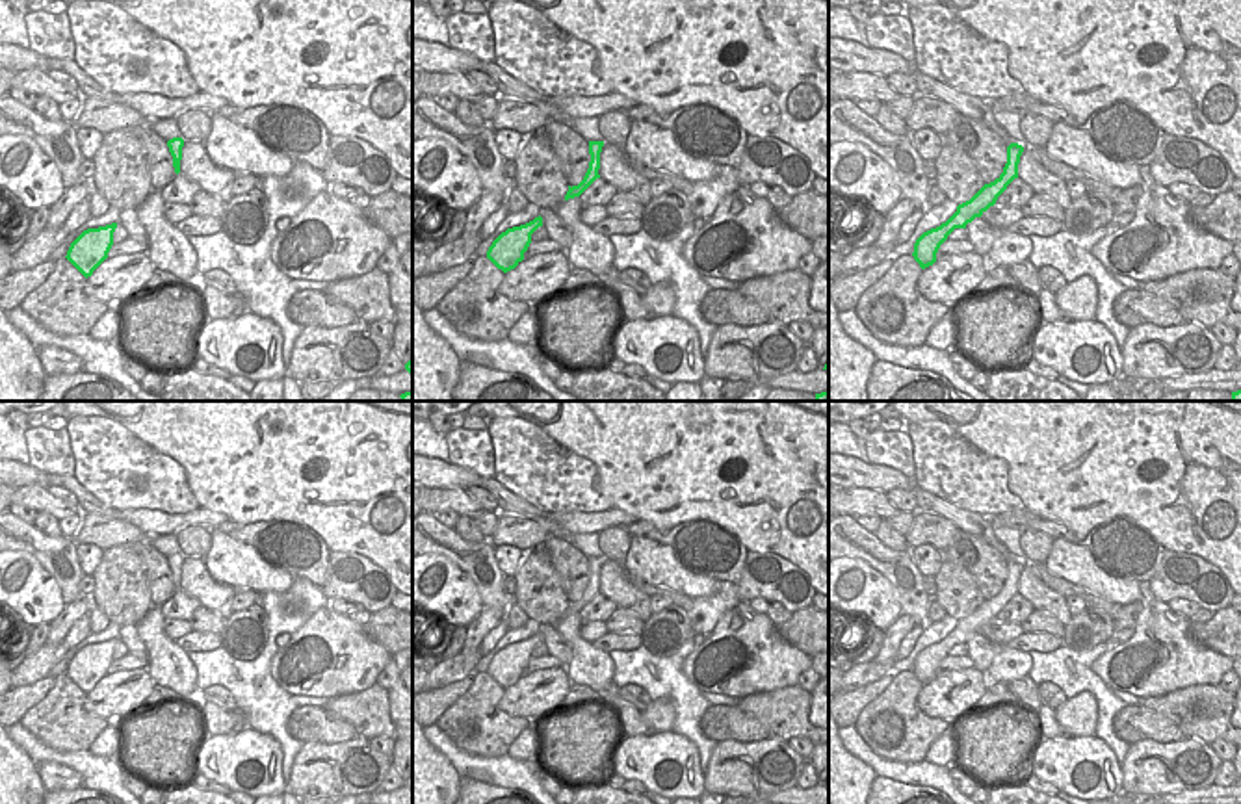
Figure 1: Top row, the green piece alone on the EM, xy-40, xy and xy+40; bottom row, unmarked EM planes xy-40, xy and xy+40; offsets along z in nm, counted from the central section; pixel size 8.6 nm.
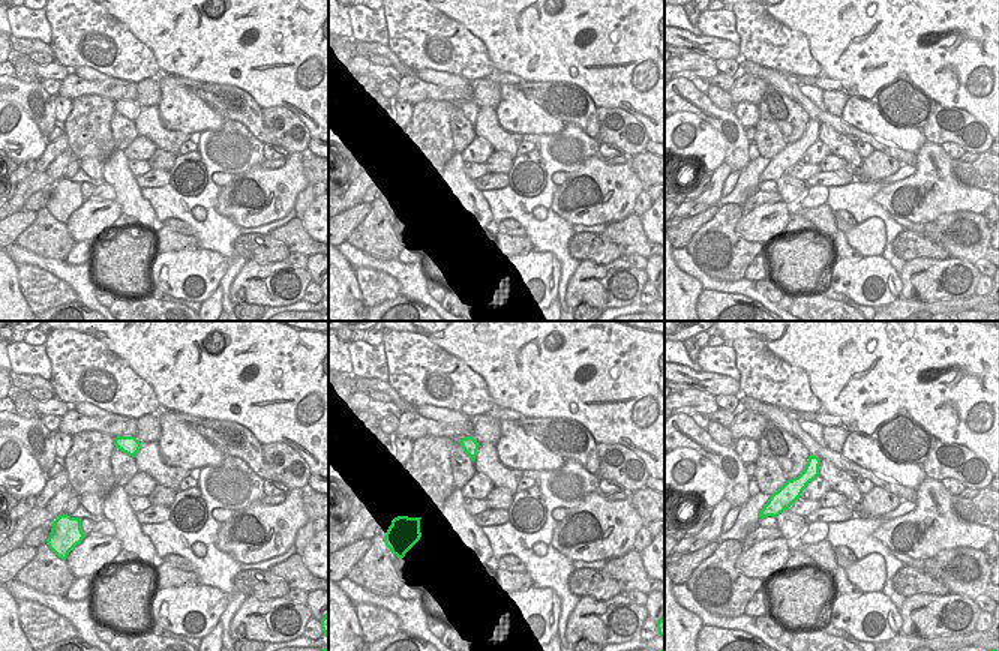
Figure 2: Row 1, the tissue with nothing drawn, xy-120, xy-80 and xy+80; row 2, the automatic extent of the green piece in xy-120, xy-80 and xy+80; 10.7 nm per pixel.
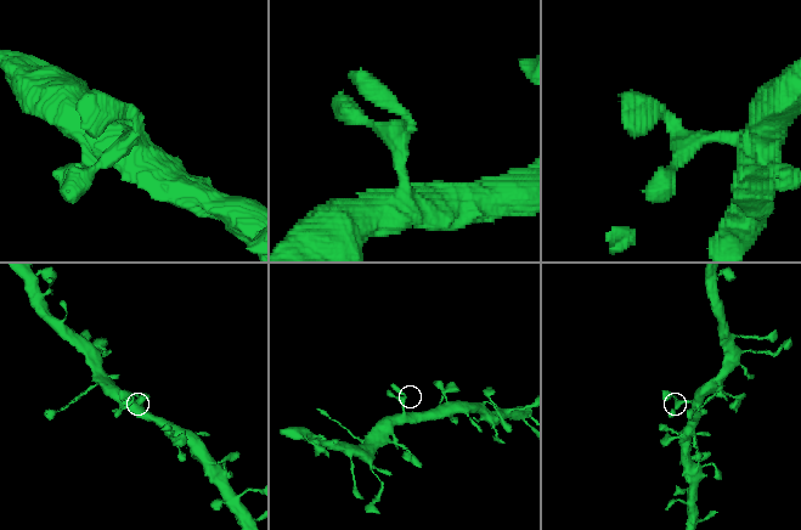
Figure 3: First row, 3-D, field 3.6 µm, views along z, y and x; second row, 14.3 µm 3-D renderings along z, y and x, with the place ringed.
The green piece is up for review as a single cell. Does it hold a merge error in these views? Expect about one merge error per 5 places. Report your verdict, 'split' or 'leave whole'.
leave whole

